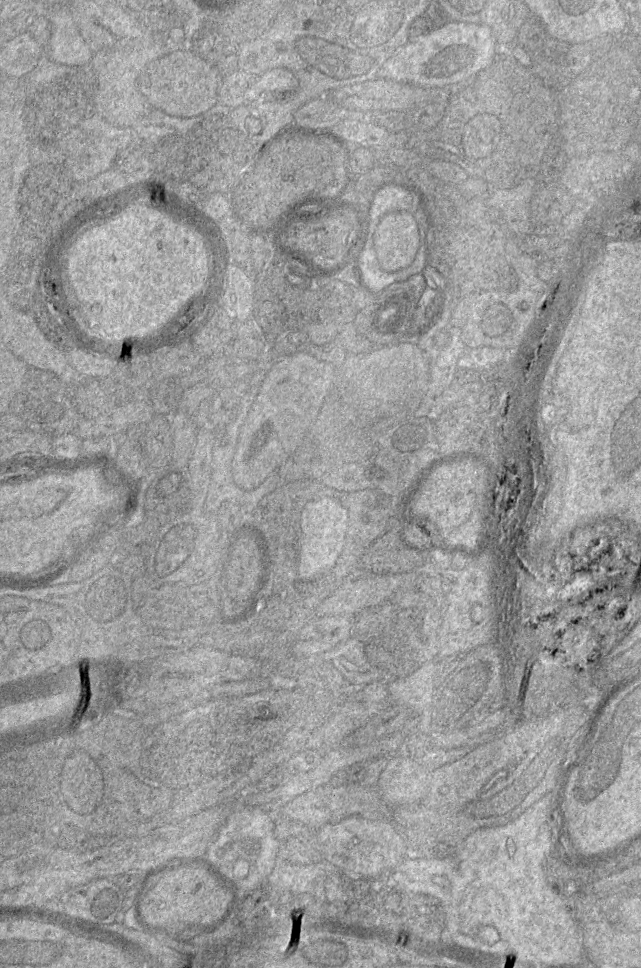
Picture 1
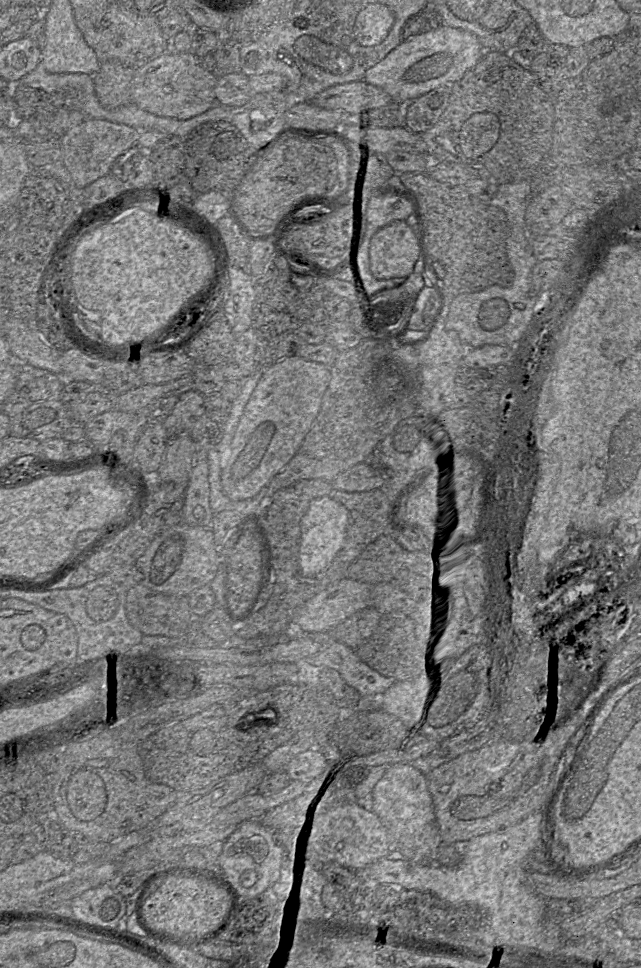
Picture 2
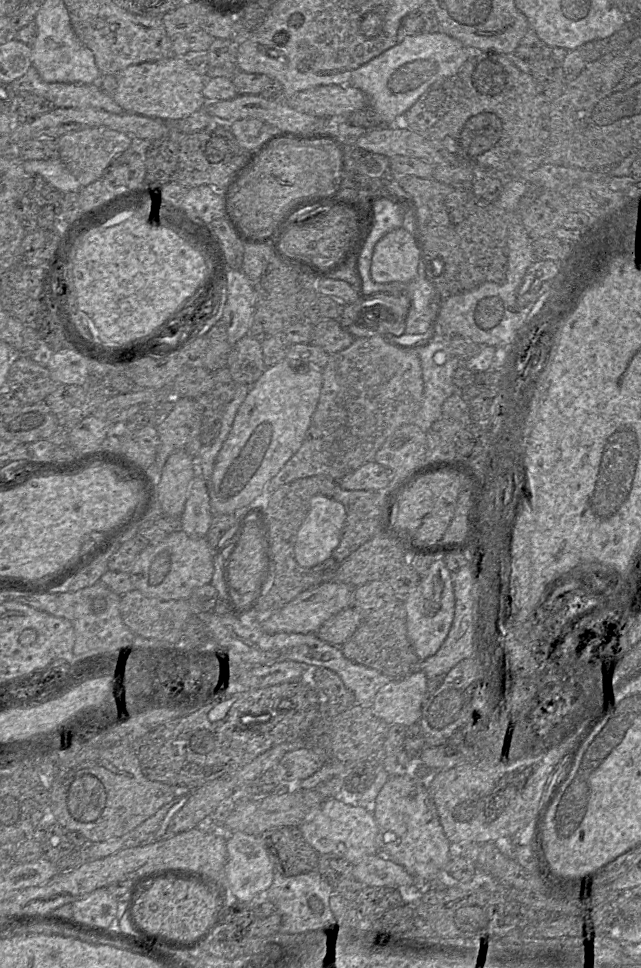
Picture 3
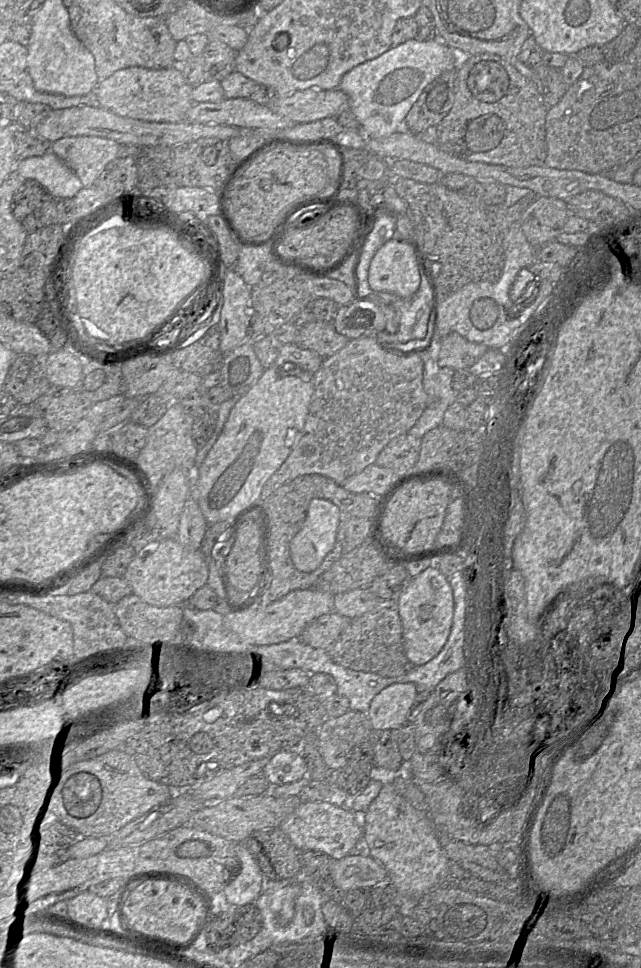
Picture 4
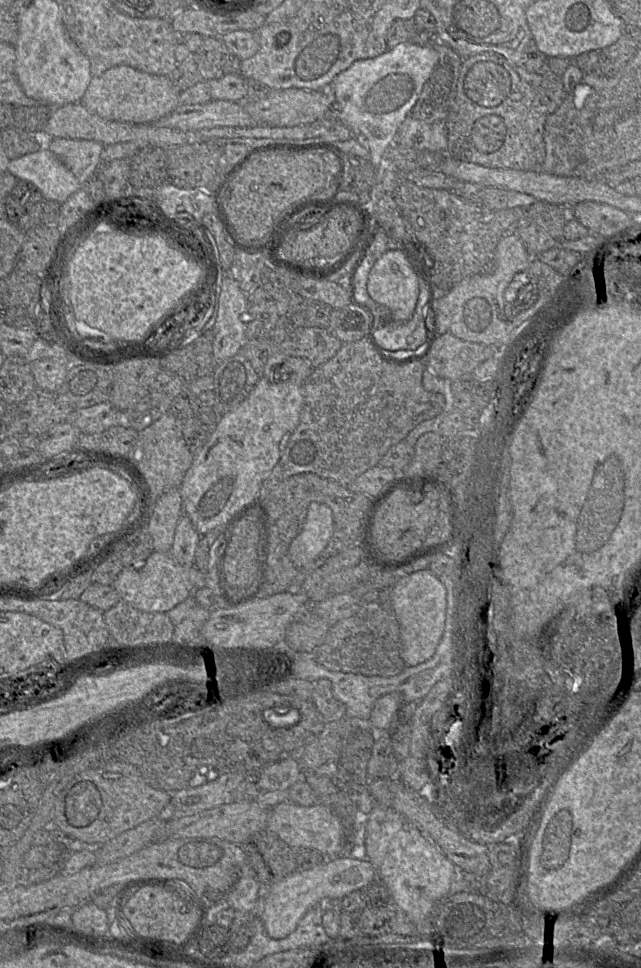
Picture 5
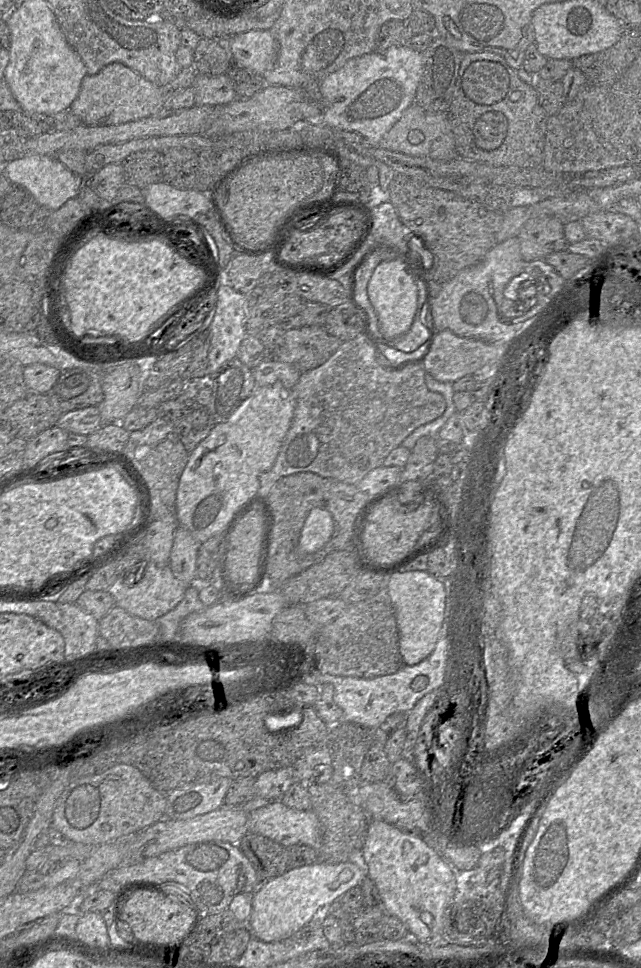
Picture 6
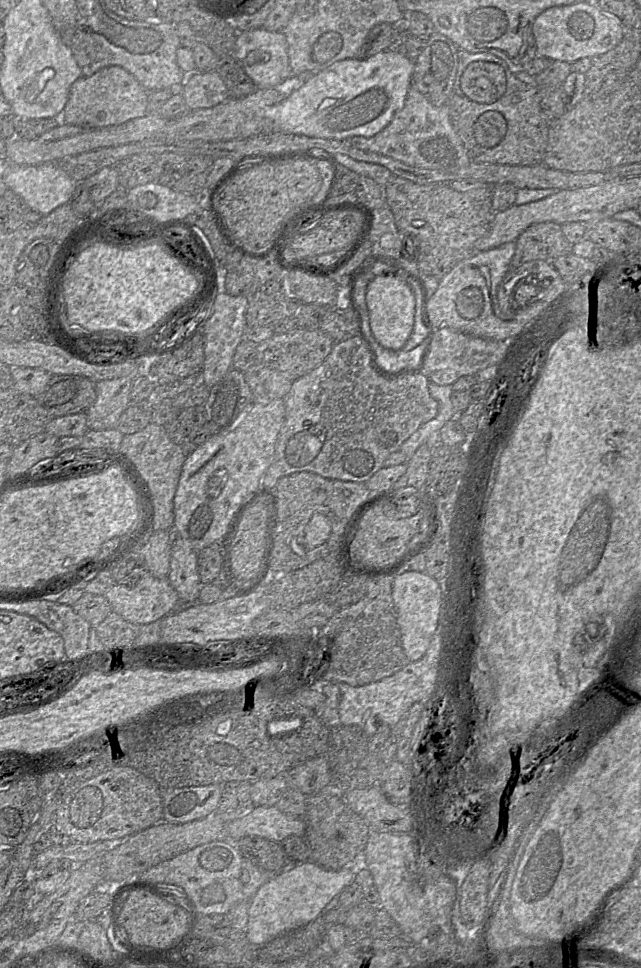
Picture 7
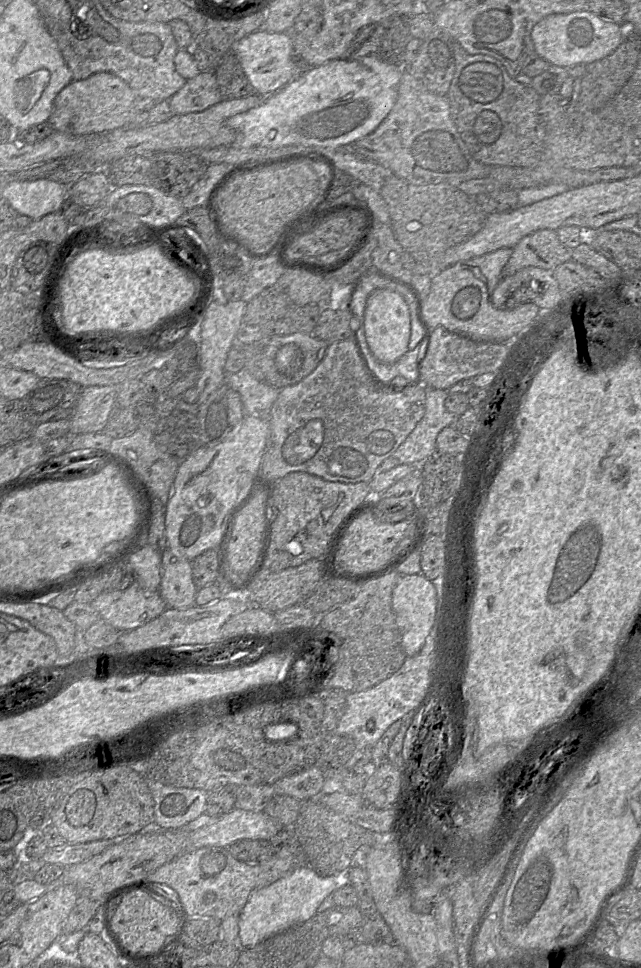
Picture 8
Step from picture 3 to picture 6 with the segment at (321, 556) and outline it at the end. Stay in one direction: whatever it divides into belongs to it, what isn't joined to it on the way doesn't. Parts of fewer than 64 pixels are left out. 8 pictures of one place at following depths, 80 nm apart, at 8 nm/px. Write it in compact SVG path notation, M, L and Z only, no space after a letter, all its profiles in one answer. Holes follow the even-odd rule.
M312 508L299 535L297 554L312 554L320 550L333 533L333 519L326 509Z

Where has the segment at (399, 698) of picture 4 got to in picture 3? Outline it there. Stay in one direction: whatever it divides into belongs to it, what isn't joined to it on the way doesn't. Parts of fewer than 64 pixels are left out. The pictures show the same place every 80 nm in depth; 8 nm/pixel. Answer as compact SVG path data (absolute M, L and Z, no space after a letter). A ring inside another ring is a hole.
M422 670L394 679L374 697L374 714L389 725L409 727L418 723L427 695L428 678Z

